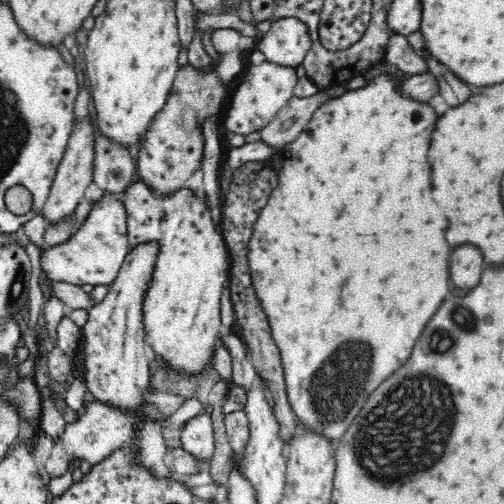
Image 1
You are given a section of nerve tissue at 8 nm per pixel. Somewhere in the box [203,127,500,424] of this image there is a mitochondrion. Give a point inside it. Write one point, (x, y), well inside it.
(439, 341)

